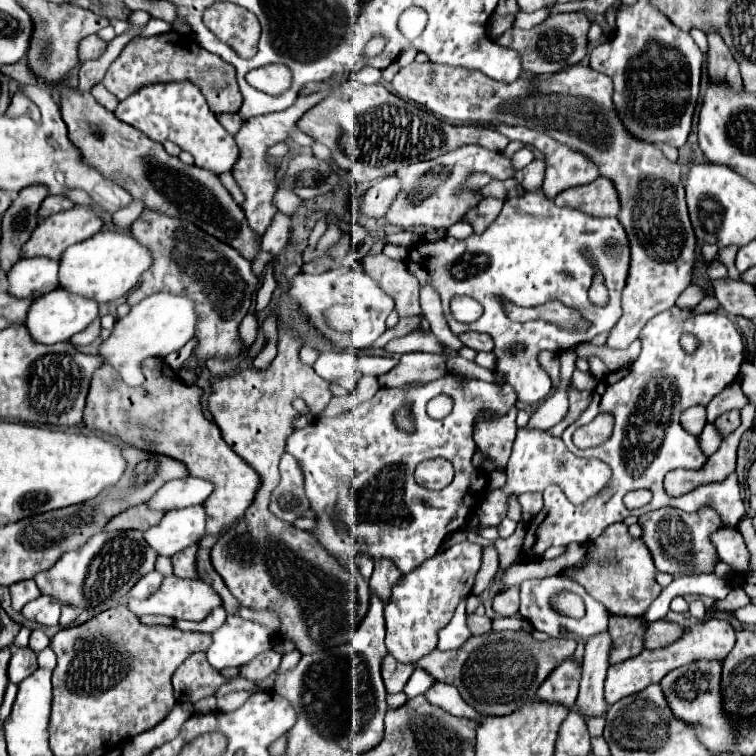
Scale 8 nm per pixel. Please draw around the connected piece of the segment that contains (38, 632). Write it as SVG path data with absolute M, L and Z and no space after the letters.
M35 628L31 632L31 638L29 638L29 648L35 650L35 652L41 652L47 646L49 646L49 638L45 636L45 632L41 628Z

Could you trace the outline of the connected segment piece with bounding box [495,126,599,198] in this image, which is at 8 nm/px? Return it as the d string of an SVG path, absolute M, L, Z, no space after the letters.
M499 126L495 130L503 136L507 136L509 140L521 140L523 144L535 146L537 150L541 150L545 154L547 174L545 174L545 182L543 182L541 190L547 198L555 198L561 190L567 190L567 188L573 188L573 186L583 186L583 184L589 184L595 178L599 178L599 168L591 160L587 160L581 152L575 152L569 146L563 146L563 144L555 142L553 138L537 132L537 130L531 130L531 128L525 128L525 126Z

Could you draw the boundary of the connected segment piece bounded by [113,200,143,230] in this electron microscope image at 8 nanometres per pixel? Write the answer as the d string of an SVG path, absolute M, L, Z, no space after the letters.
M133 200L127 208L123 208L123 210L119 210L119 212L113 214L113 226L117 230L127 230L139 218L141 210L143 210L143 206L137 200Z

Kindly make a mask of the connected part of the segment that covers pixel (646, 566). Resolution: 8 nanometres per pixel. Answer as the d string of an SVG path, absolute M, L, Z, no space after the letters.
M611 524L587 548L587 564L583 568L569 568L563 576L579 582L609 614L643 616L649 604L659 596L661 586L655 582L655 564L651 552L641 538L631 538L625 524Z

